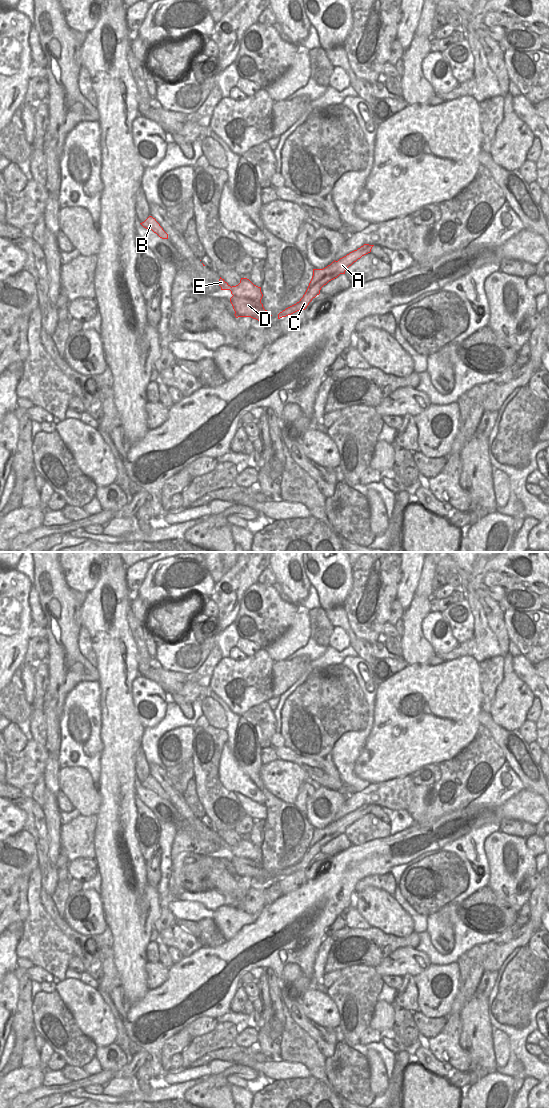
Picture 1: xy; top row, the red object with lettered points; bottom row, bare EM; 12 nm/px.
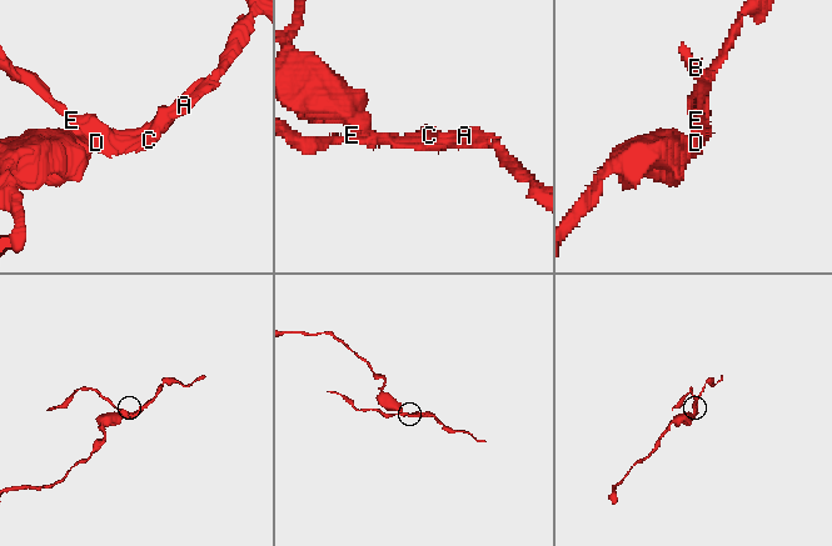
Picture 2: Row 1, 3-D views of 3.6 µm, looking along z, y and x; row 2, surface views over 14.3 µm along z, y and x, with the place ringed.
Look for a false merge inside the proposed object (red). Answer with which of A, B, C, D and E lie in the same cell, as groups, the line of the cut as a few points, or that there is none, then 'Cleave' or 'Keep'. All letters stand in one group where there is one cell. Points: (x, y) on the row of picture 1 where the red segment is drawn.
Groups: A B C E / D. Split along xy (233, 295), (251, 298), (260, 302). Cleave.

